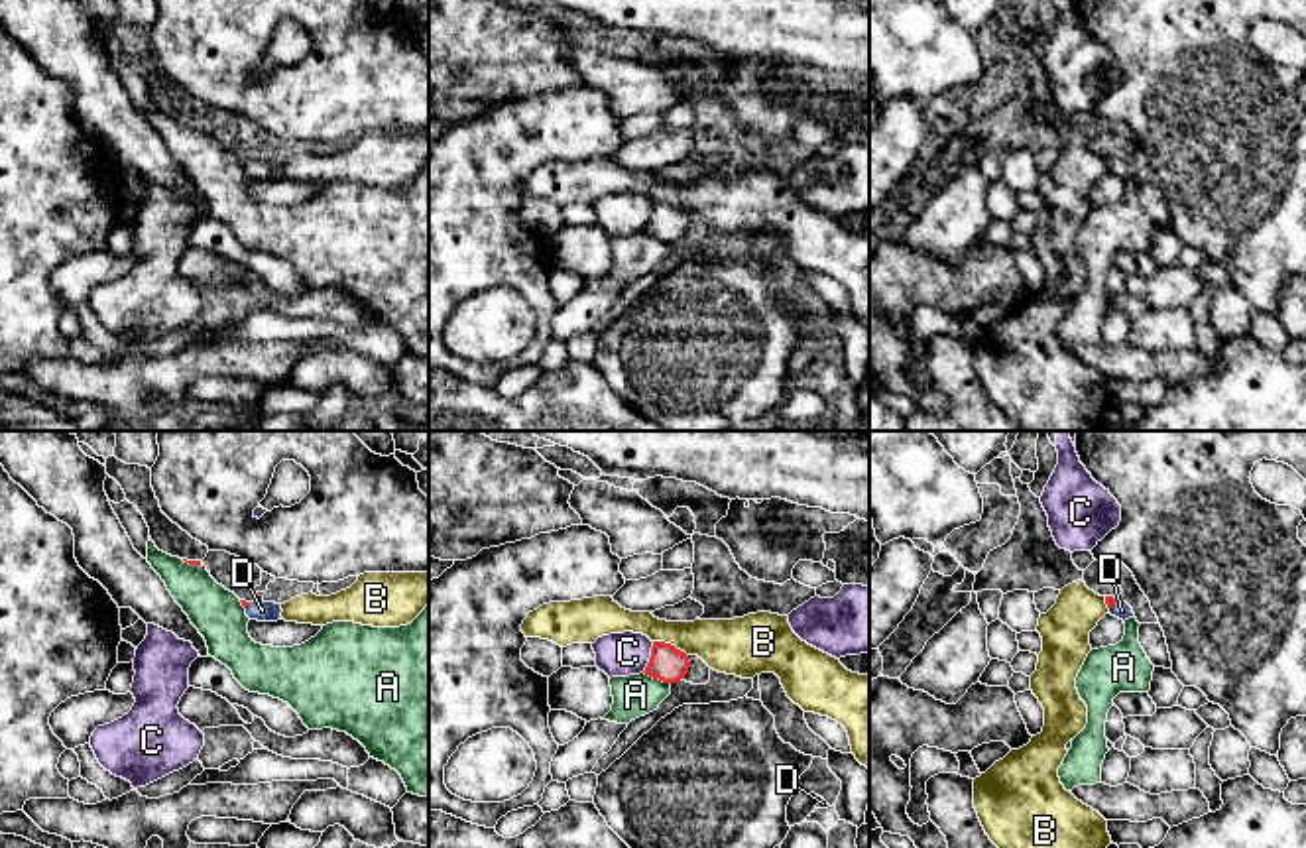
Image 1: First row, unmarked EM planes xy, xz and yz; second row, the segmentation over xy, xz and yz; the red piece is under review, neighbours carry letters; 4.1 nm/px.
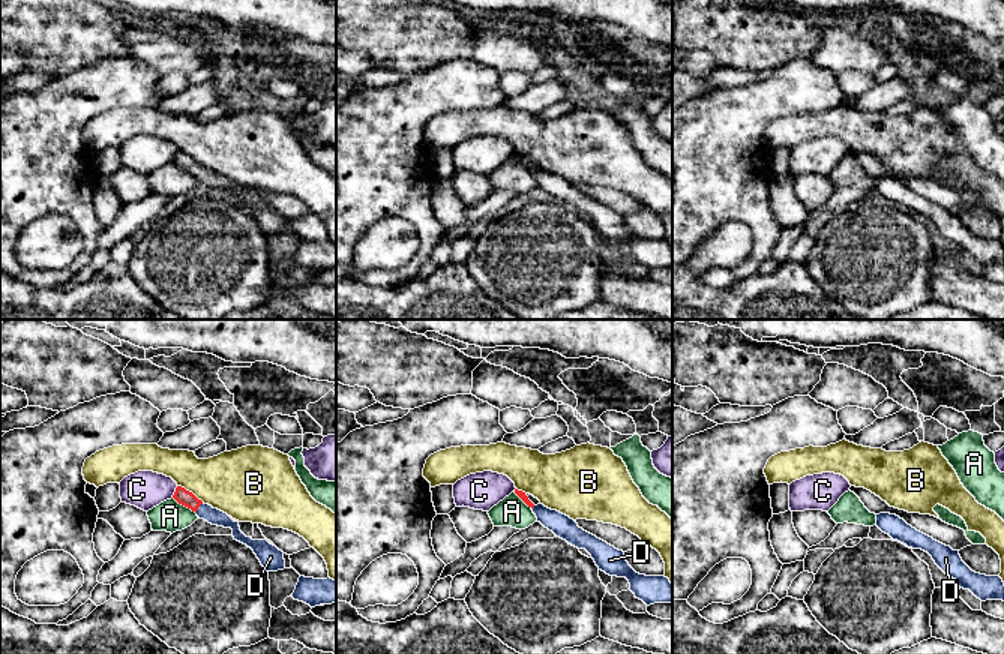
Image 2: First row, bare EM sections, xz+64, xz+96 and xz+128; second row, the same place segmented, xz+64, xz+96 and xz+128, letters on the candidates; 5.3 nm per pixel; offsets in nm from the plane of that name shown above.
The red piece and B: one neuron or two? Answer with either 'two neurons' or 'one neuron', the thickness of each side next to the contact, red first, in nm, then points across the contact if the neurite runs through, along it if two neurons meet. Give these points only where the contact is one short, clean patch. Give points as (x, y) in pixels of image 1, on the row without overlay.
two neurons; calibres 150 and 220 nm

